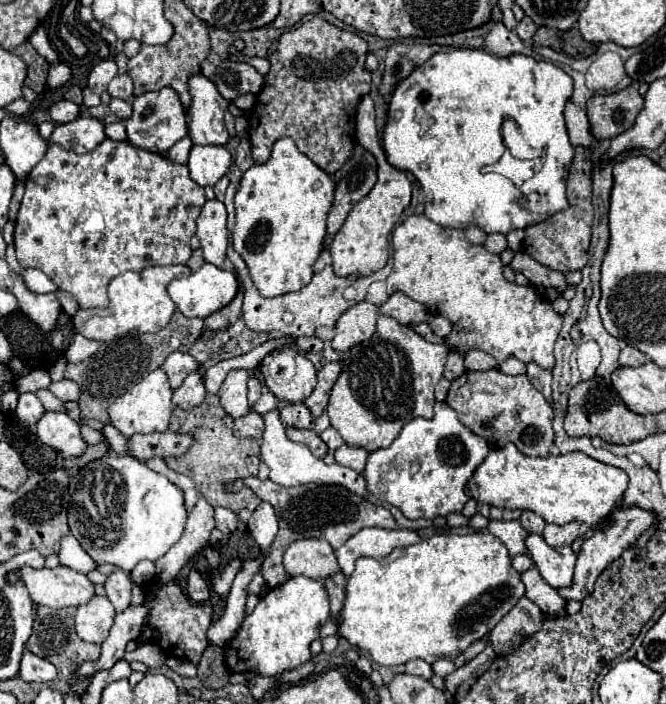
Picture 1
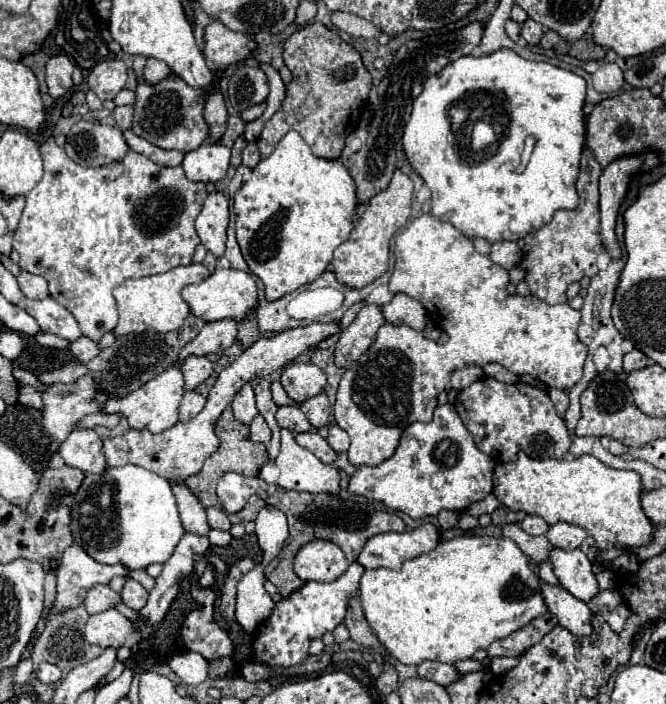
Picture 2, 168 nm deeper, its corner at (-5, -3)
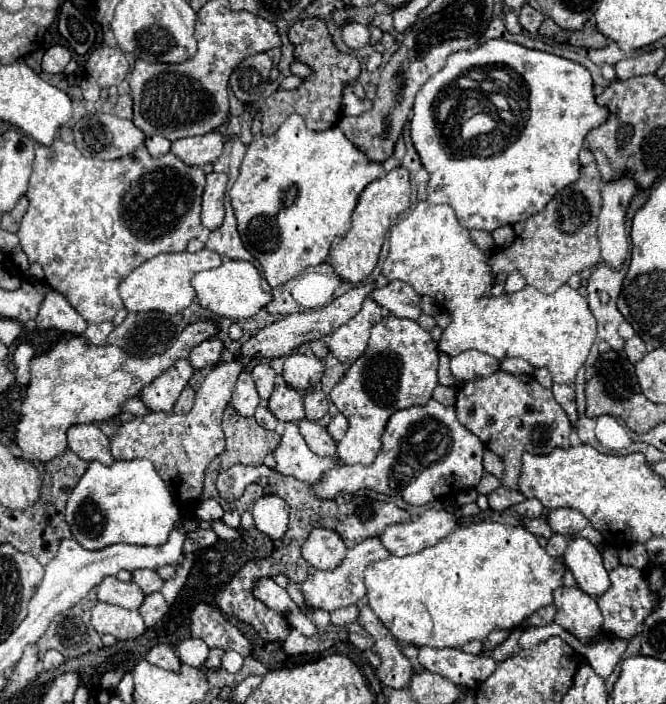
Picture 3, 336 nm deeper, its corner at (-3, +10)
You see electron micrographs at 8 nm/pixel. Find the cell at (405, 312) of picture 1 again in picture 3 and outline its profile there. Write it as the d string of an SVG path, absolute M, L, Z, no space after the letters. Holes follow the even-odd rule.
M393 280L387 286L373 290L371 298L391 316L409 318L409 320L417 320L421 316L421 308L419 308L421 298L407 282Z

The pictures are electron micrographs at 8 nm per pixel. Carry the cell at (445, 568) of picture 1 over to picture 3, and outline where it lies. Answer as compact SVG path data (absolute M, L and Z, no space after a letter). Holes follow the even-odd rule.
M477 522L459 526L439 544L409 556L389 556L365 570L367 602L383 626L401 642L417 648L463 648L471 640L485 640L493 630L511 630L535 610L553 604L553 590L563 586L563 558L549 556L537 538L521 528L501 522Z

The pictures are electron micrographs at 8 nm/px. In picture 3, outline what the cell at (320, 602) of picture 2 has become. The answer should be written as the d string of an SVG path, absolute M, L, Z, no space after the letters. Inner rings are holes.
M367 538L363 542L359 542L355 548L351 548L345 556L345 560L341 562L341 566L337 566L335 570L315 570L313 574L309 574L309 578L301 584L301 592L307 598L309 606L313 608L321 608L327 612L333 612L337 608L347 608L351 604L357 604L363 600L365 596L365 584L363 584L363 570L367 568L367 564L377 562L381 558L389 558L391 554L385 550L385 546L381 544L381 538Z

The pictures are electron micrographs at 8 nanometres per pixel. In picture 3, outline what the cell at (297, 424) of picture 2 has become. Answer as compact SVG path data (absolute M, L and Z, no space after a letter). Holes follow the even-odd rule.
M277 384L267 400L267 408L281 422L299 422L305 418L303 396L287 384Z

